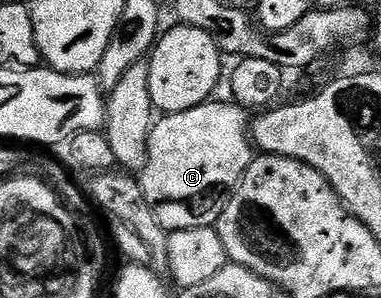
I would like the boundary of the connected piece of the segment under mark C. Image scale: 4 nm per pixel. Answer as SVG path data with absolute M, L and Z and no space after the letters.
M235 102L199 103L194 109L157 118L148 134L148 160L138 178L146 201L154 209L163 227L181 231L191 227L211 227L222 217L232 193L254 158L254 144L250 138L250 115Z

